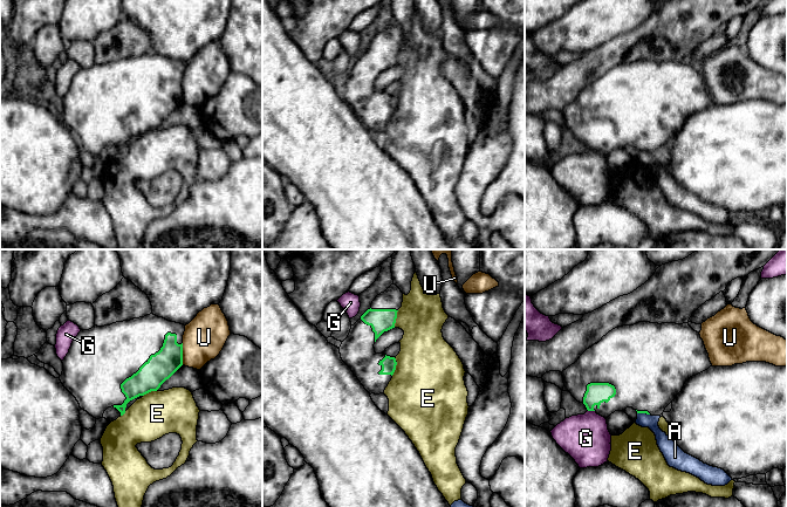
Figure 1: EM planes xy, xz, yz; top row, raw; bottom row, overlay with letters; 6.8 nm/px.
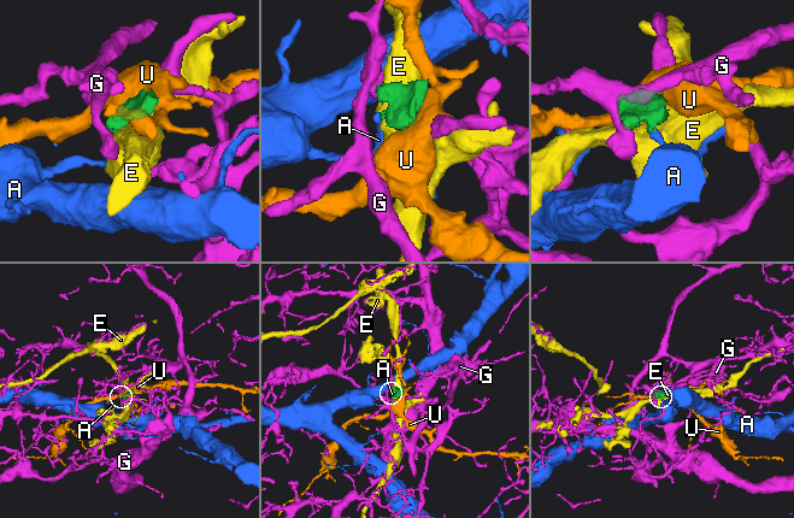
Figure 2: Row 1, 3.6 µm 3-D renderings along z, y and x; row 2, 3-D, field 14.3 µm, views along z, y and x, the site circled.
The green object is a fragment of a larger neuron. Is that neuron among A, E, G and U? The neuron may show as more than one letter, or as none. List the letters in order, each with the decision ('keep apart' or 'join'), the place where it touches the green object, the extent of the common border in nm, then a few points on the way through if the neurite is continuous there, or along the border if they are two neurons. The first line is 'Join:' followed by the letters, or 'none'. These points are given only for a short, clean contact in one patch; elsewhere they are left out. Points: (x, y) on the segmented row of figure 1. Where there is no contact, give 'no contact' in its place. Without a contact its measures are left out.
Join: none
A: keep apart; meets green in yz at (643, 412); contact 90 nm long; border along yz (637, 412), (649, 415)
E: keep apart; meets green in xz at (395, 367); contact 130 nm long
G: keep apart; meets green in yz at (592, 410); contact 50 nm long
U: keep apart; meets green in xy at (182, 354); contact 150 nm long

